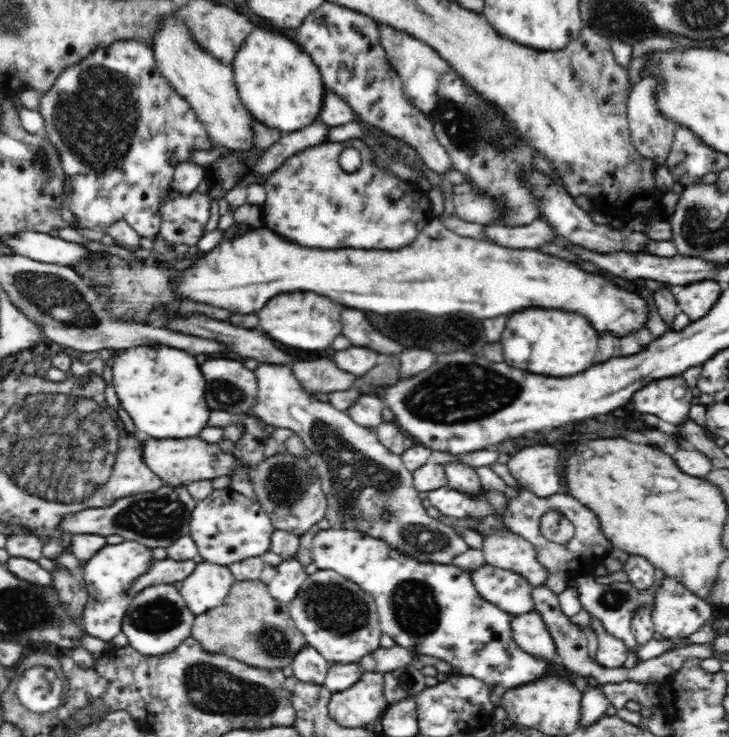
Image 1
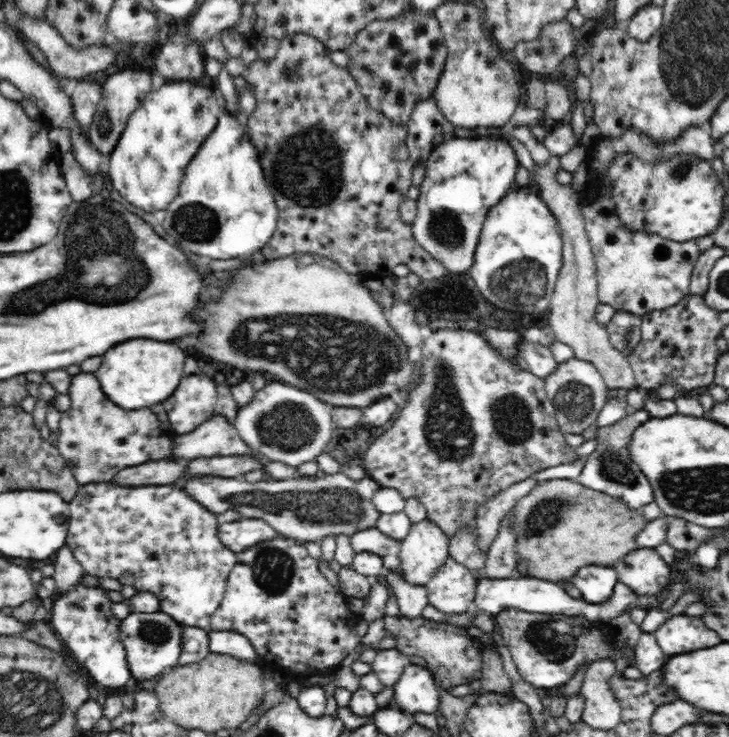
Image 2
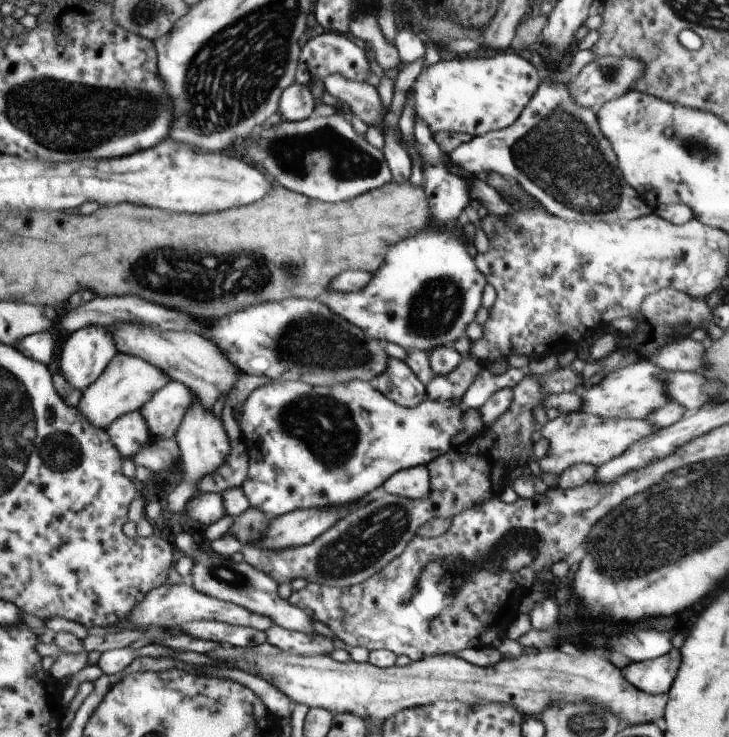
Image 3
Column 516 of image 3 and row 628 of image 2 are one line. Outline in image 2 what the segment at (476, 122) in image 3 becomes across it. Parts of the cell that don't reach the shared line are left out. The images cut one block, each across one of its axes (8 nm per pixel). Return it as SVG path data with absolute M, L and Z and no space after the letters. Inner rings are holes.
M76 586L70 592L58 598L52 608L52 626L64 640L68 650L92 676L92 680L104 688L118 690L130 680L130 669L126 660L126 651L121 640L120 620L114 618L110 610L110 598L100 587L86 588Z

